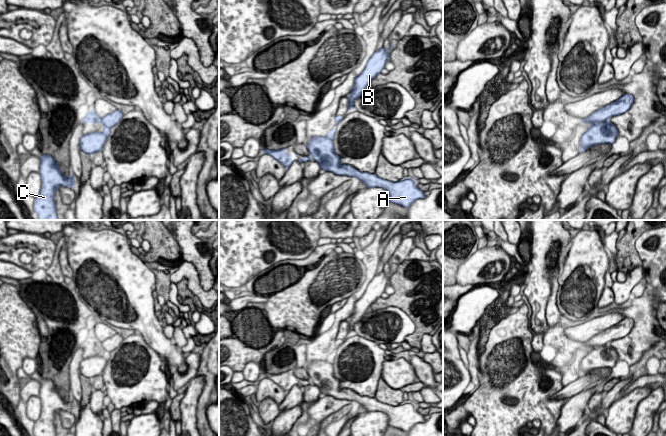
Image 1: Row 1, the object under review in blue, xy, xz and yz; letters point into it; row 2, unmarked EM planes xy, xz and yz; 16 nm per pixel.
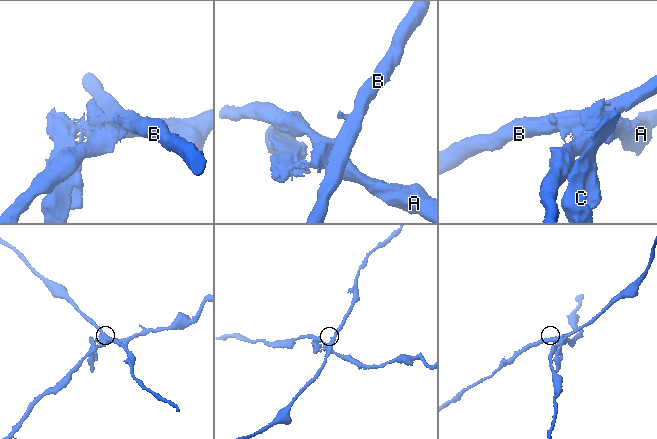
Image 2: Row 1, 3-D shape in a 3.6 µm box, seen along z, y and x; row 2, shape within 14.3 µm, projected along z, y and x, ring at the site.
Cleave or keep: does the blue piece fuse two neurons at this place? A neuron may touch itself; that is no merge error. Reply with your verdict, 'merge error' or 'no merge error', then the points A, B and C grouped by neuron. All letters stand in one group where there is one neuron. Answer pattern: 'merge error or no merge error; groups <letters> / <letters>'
merge error; groups A C / B

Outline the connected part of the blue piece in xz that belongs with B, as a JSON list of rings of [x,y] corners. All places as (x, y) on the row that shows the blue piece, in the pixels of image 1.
[[[383,47],[374,52],[362,73],[355,78],[354,87],[348,95],[350,111],[354,110],[355,100],[365,93],[371,81],[385,68],[387,59],[390,57],[389,52],[390,50],[386,51]]]

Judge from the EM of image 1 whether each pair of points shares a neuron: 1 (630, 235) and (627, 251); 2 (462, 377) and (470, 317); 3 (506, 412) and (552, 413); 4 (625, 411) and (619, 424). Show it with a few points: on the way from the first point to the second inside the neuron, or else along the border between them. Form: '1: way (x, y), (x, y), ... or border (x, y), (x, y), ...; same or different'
1: way (629, 239), (627, 247); same
2: way (453, 362), (453, 333), (455, 331); same
3: way (517, 412), (541, 412); same
4: way (622, 414), (619, 417), (619, 421); same

